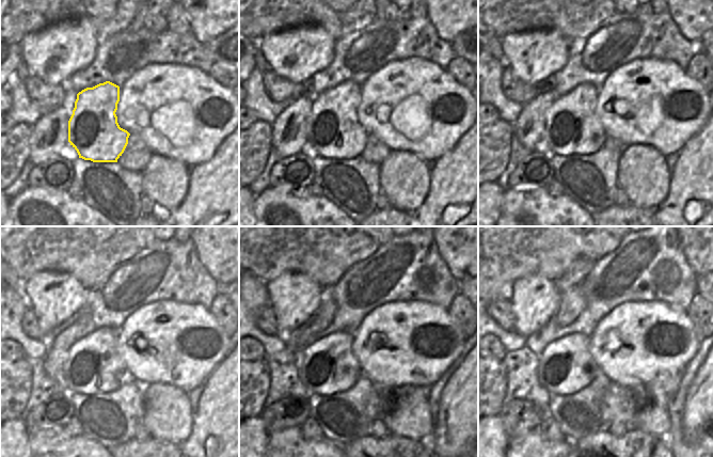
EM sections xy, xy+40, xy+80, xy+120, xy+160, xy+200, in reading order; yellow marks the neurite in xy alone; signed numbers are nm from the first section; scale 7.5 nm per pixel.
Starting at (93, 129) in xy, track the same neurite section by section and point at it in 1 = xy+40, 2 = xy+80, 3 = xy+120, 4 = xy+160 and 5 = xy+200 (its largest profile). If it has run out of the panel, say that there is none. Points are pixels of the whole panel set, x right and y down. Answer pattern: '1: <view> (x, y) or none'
1: xy+40 (333, 129)
2: xy+80 (572, 128)
3: xy+120 (93, 366)
4: xy+160 (328, 366)
5: xy+200 (565, 366)

